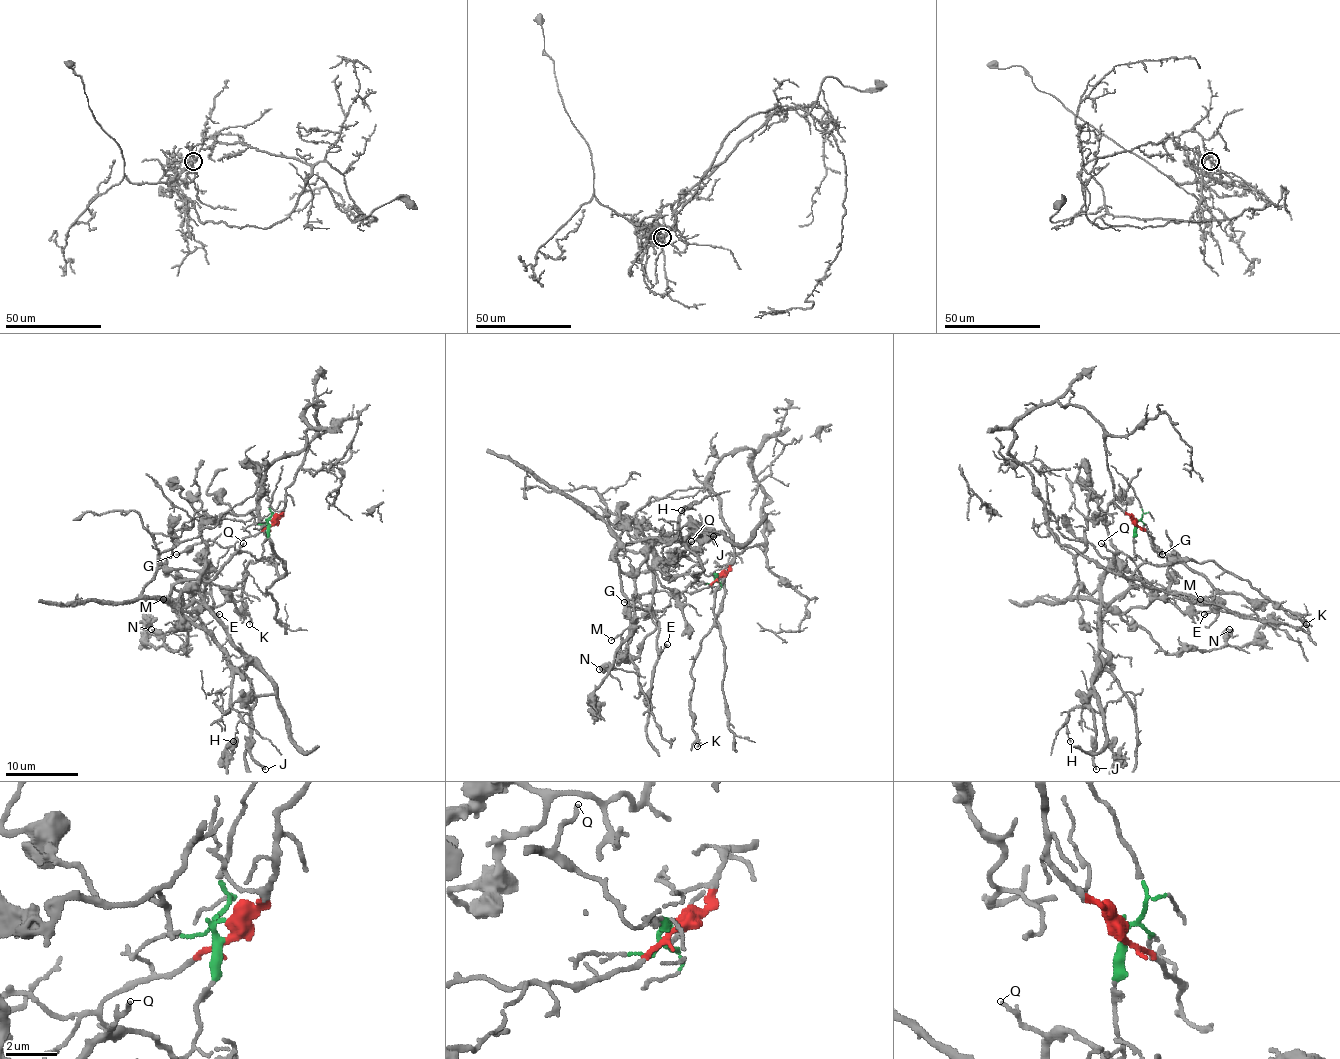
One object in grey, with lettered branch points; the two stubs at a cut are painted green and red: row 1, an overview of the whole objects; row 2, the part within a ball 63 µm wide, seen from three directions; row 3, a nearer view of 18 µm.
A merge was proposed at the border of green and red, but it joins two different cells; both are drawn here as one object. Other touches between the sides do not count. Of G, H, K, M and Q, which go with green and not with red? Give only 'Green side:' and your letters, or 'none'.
Green side: H, M, Q

